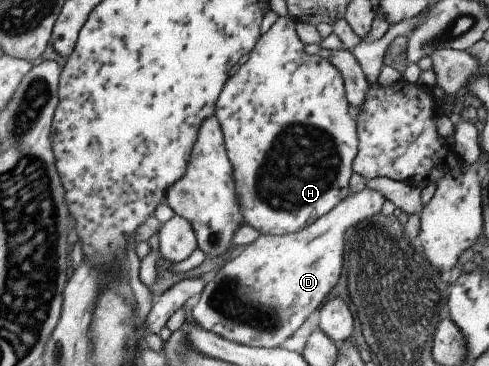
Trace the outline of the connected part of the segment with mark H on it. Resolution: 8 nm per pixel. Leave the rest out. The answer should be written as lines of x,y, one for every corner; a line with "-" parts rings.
287,16
278,17
265,33
257,39
255,47
249,53
249,59
237,69
233,77
228,77
216,100
215,115
219,121
219,128
224,140
224,149
234,174
234,188
240,212
246,225
251,226
259,234
283,236
304,229
317,218
324,216
333,209
343,197
349,193
347,180
352,173
351,162
357,153
357,125
347,99
345,99
345,85
339,75
339,69
333,67
327,59
319,55
310,55
303,50
303,43
295,33
295,23

